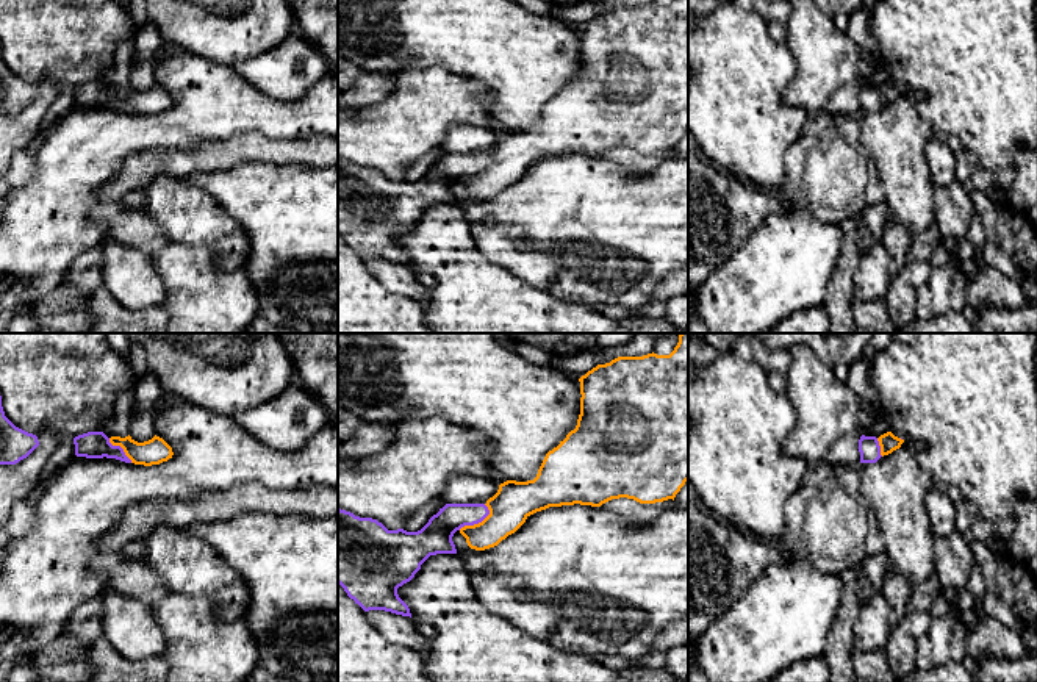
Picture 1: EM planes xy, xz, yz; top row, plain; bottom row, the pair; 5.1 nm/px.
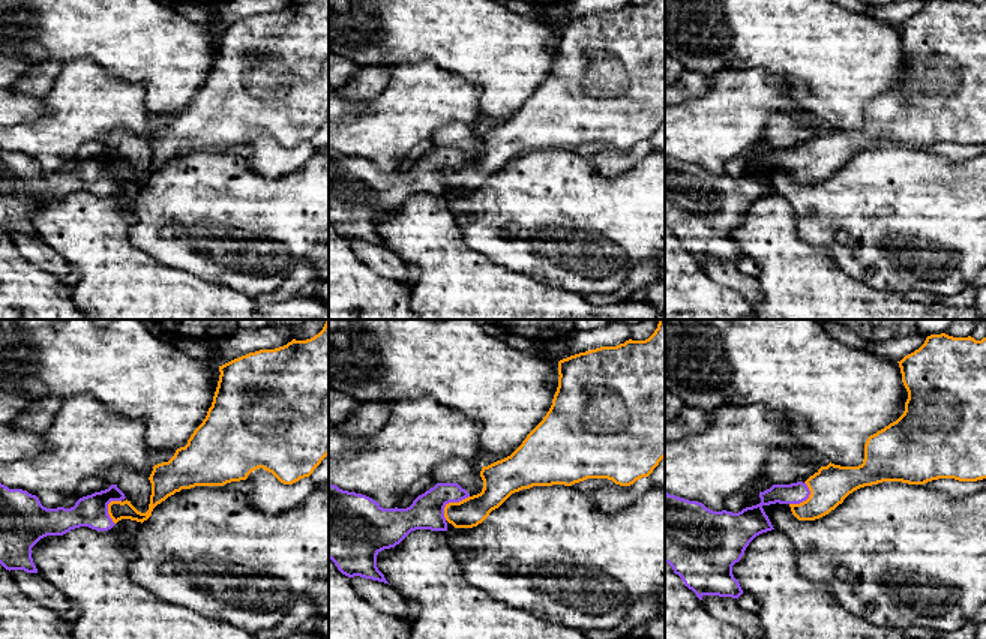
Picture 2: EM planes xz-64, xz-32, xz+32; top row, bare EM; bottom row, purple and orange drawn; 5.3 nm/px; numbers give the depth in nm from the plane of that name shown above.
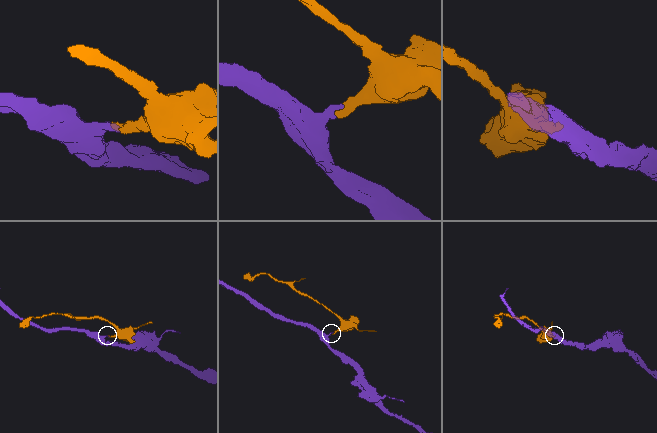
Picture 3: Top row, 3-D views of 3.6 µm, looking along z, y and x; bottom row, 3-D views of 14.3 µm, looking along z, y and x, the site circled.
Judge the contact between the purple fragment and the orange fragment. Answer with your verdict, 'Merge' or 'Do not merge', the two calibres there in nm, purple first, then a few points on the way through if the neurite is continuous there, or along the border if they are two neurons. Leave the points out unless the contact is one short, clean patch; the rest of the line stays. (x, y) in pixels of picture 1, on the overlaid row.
Merge. Thickness 170 nm (purple) against 200 nm. Path across: xz (435, 537), (449, 523), (476, 523), (491, 523), (509, 509)

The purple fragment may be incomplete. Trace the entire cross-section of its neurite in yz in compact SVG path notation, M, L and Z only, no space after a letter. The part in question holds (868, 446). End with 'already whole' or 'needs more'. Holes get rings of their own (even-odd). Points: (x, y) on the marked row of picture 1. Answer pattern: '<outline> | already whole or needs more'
M887 432L876 436L862 435L859 440L860 463L876 463L881 457L892 454L899 449L904 440Z | needs more

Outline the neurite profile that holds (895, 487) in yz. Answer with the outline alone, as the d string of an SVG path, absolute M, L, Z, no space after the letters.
M904 441L876 463L860 465L860 494L876 513L890 571L912 583L935 573L934 543L924 499L932 476L917 463L917 447Z

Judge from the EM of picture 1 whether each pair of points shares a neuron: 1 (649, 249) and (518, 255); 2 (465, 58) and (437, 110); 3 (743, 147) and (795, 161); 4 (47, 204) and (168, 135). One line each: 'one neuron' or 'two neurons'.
1: one neuron
2: two neurons
3: two neurons
4: one neuron

